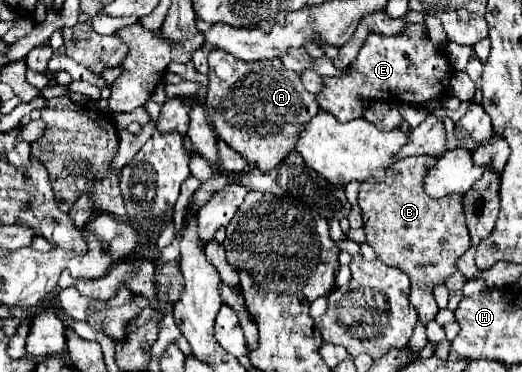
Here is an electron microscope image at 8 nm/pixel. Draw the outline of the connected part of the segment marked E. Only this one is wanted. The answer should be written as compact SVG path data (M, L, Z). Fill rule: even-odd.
M409 23L401 33L385 37L371 33L365 41L365 45L359 51L359 57L351 63L349 73L343 77L323 77L323 89L317 93L317 103L321 109L333 113L337 121L347 123L355 117L363 115L365 101L401 101L401 103L427 103L443 95L449 87L445 87L445 79L453 77L453 67L443 51L439 51L431 39L427 37L427 31L421 23Z

